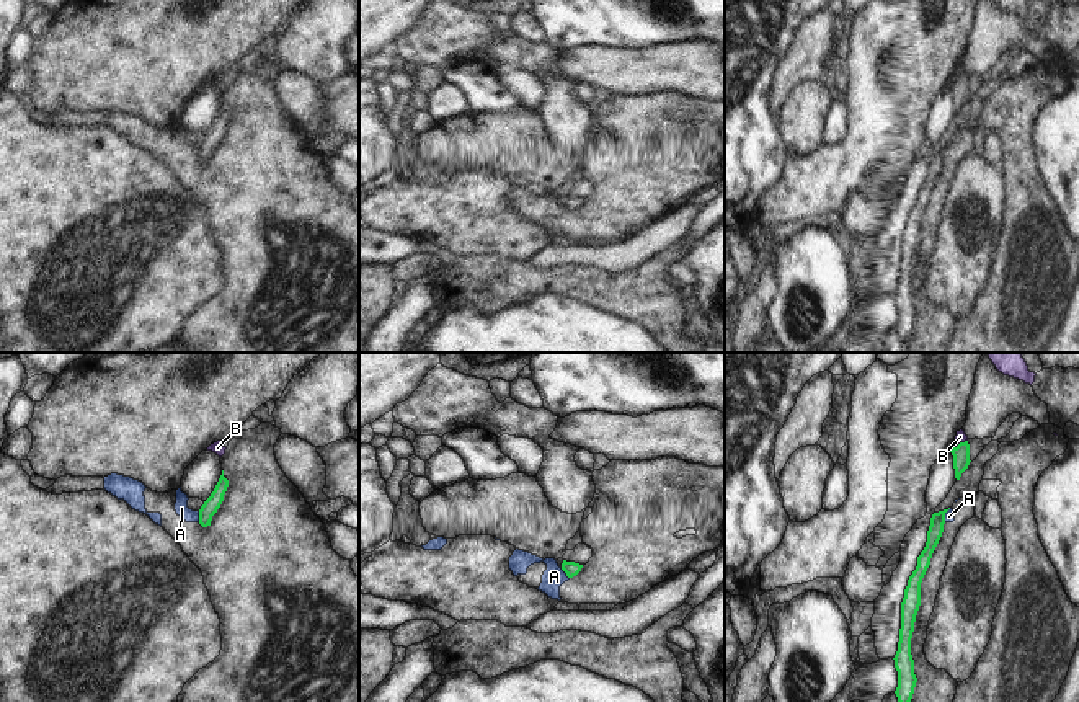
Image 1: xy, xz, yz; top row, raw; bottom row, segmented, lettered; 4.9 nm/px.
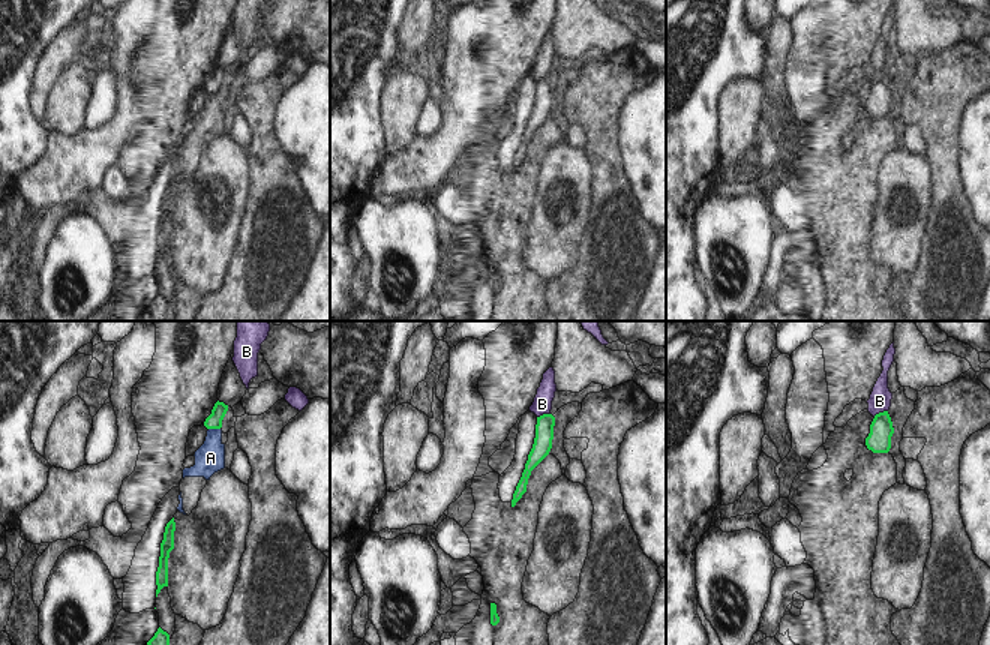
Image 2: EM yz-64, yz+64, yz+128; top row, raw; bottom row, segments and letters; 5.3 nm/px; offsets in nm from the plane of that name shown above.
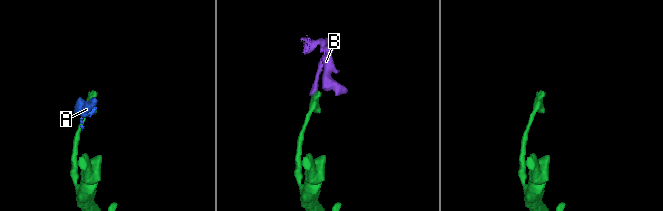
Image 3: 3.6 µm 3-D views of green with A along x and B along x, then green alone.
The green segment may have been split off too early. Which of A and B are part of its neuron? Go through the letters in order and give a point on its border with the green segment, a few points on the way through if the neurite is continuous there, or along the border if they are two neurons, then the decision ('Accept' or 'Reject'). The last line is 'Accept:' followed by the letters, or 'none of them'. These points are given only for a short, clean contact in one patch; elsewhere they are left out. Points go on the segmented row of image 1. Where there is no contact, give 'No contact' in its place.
A: Touches green at xy (199, 516). Reject
B: Touches green at yz (960, 443). Boundary: yz (967, 439), (952, 449). Reject
Accept: none of them

